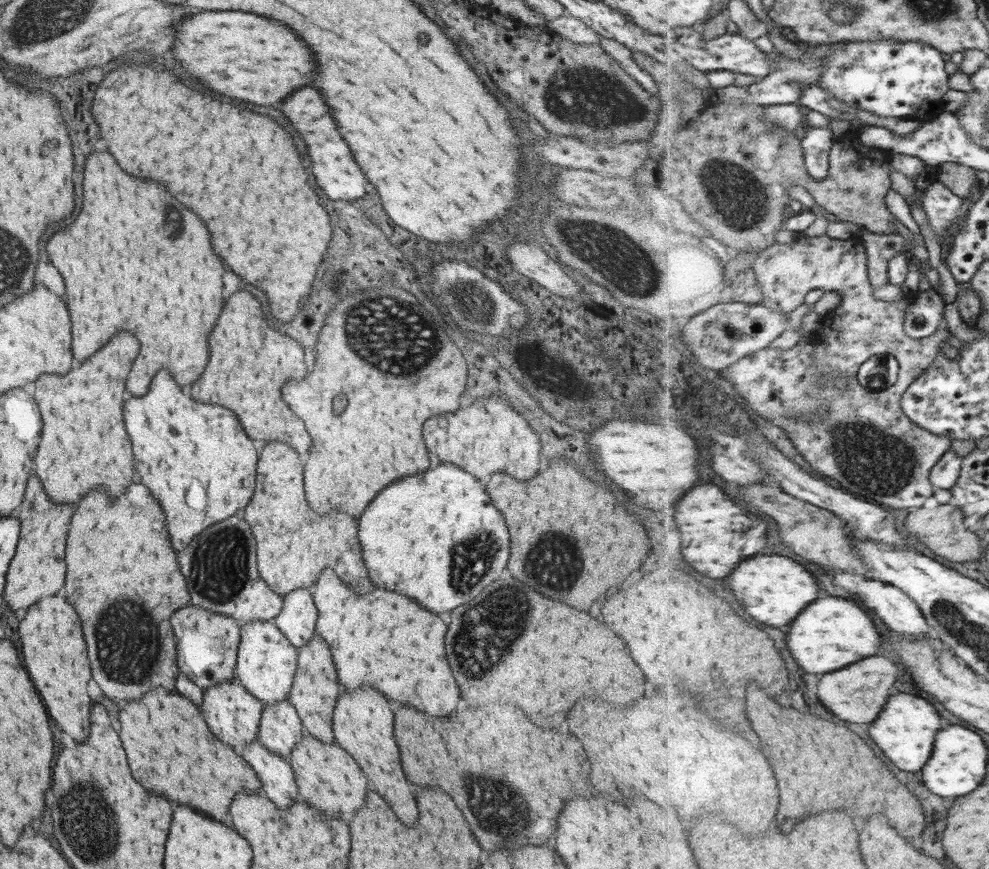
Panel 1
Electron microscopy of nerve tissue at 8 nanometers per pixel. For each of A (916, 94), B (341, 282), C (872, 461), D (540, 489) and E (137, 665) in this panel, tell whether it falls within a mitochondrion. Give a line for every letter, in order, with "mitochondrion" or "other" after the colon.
A: other
B: mitochondrion
C: mitochondrion
D: other
E: mitochondrion

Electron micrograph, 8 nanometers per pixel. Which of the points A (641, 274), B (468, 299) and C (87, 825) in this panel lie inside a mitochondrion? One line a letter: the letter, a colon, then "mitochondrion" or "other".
A: mitochondrion
B: mitochondrion
C: mitochondrion

